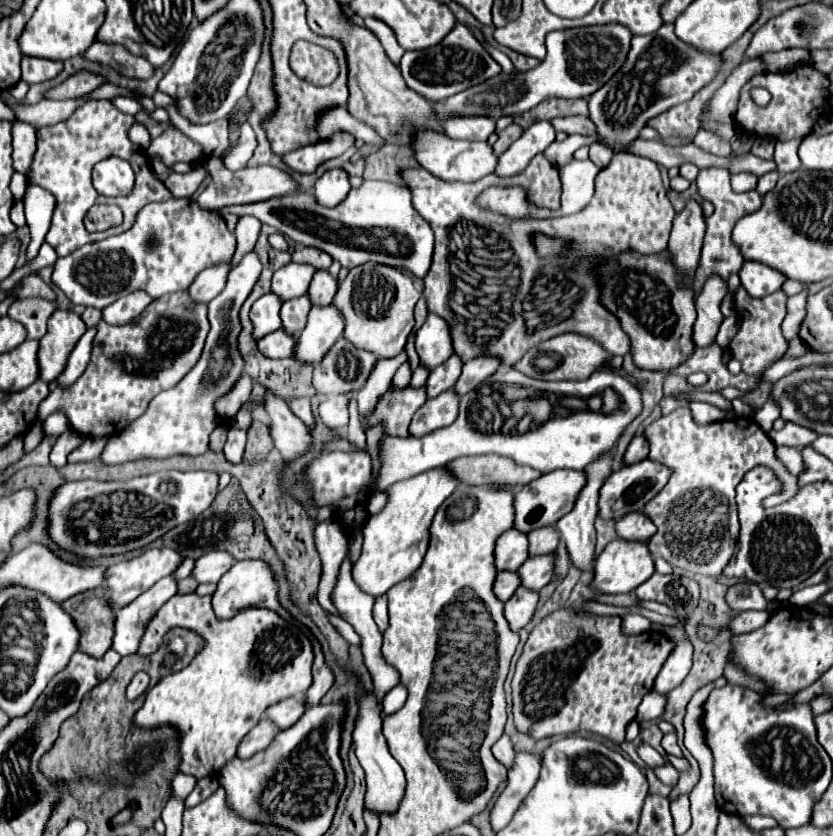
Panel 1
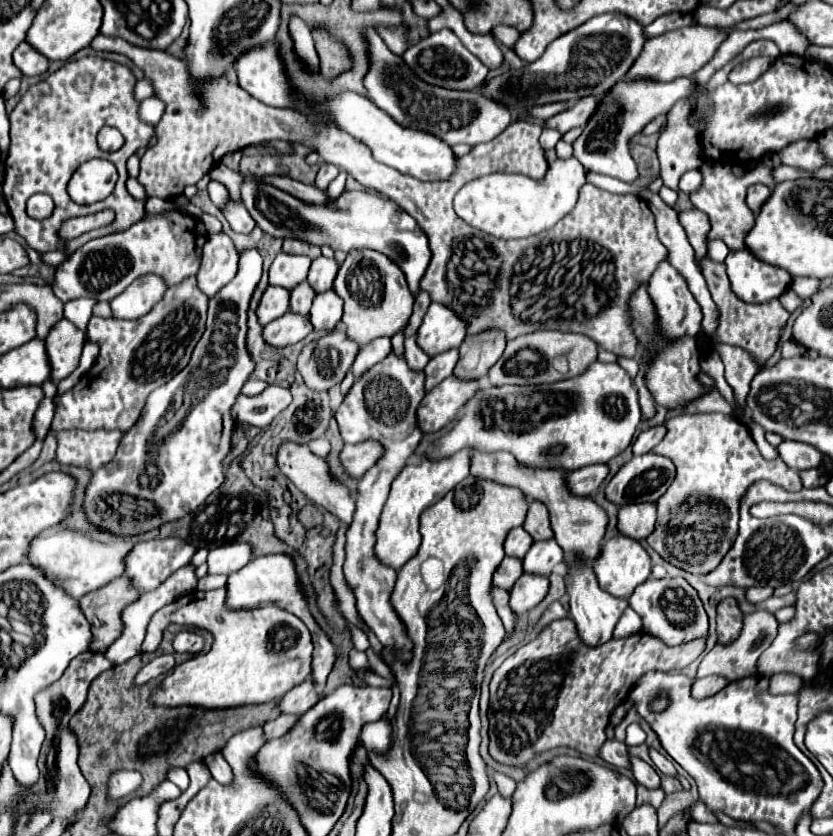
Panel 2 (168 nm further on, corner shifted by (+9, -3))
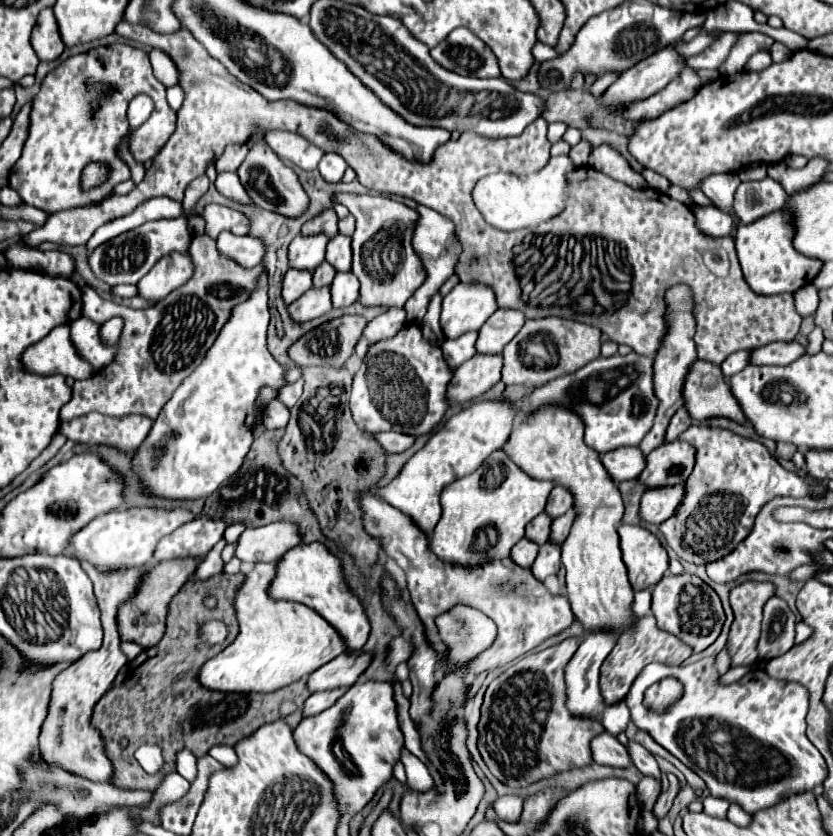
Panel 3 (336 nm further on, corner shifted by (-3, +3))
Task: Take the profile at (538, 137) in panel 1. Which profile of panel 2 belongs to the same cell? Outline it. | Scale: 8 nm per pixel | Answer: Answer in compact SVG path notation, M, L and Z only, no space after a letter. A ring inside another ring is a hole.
M582 97L578 101L574 101L572 107L568 107L566 111L550 117L546 121L546 127L558 129L560 133L566 133L574 127L586 127L586 123L590 121L590 117L596 113L596 107L600 105L602 97Z

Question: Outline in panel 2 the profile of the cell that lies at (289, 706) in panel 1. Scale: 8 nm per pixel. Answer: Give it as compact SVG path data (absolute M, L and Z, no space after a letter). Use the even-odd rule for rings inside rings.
M308 677L306 681L302 681L300 685L296 685L286 693L286 697L280 701L280 711L304 715L318 701L320 701L320 689L312 681L312 677Z

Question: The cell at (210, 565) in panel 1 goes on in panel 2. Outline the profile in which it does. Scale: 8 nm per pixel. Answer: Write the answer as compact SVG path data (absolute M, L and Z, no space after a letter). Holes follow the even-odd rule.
M230 543L210 551L208 555L208 573L232 575L240 571L252 559L250 543Z

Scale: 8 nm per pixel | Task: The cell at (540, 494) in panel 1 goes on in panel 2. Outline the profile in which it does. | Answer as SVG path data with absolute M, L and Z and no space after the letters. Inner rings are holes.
M596 463L596 465L588 465L576 471L568 473L568 487L572 493L576 495L592 495L608 477L610 467L606 463Z

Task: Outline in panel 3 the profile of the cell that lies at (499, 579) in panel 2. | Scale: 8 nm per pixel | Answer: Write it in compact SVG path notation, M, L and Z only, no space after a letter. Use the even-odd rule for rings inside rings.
M522 539L514 545L514 551L510 551L510 559L514 559L514 563L518 563L518 567L532 567L534 559L538 557L538 545Z

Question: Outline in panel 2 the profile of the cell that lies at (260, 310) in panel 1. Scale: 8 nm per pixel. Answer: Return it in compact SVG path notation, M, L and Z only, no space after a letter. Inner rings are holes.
M268 287L262 295L262 301L258 305L258 321L262 321L262 325L268 325L270 321L282 317L282 313L288 311L290 307L290 291L282 289L282 287Z

